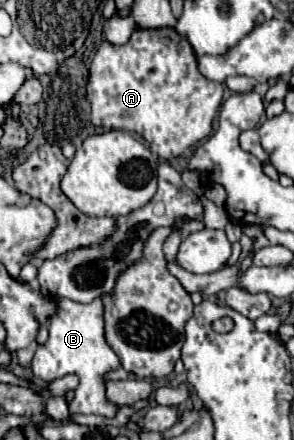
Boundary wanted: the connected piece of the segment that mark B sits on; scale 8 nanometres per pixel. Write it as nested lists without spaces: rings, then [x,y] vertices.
[[[58,299],[56,309],[50,315],[50,337],[44,345],[38,345],[32,359],[34,377],[42,381],[54,381],[68,373],[76,373],[80,377],[80,385],[74,399],[70,401],[70,413],[94,413],[114,417],[118,407],[106,397],[104,375],[116,369],[120,369],[120,359],[104,339],[102,301],[94,299],[92,303],[82,305],[70,299]]]

